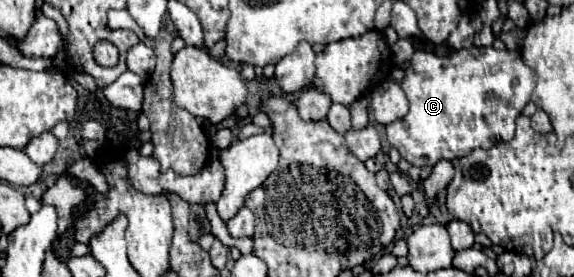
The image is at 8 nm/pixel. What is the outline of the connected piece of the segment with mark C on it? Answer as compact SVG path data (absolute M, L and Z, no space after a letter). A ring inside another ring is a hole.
M469 47L447 57L415 51L401 87L411 107L403 119L387 125L387 139L405 161L423 167L511 139L517 115L531 101L535 71L519 59L519 51Z

